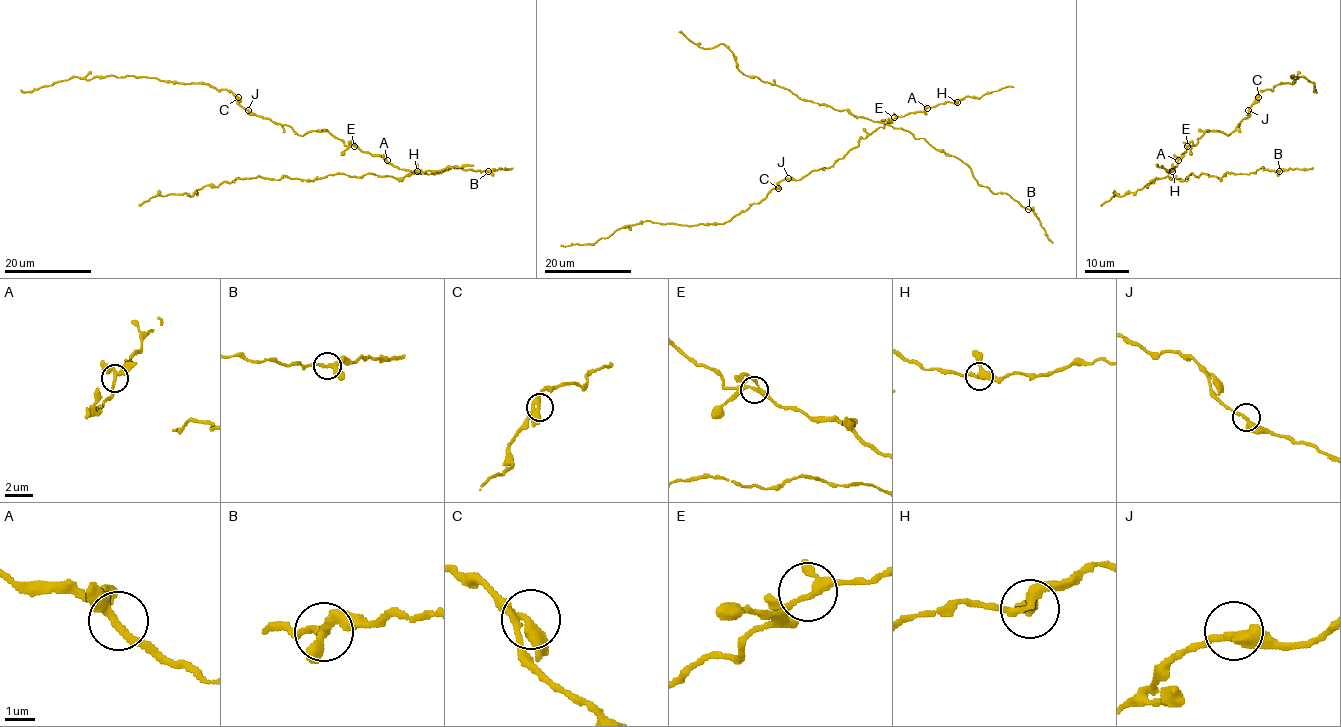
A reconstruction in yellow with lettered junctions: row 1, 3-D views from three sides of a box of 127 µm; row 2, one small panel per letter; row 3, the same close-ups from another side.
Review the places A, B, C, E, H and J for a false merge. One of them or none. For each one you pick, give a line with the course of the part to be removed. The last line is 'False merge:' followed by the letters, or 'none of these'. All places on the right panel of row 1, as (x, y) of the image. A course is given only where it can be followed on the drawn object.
False merge: none of these

